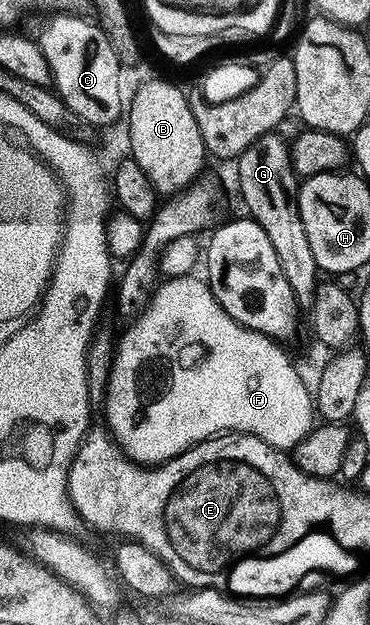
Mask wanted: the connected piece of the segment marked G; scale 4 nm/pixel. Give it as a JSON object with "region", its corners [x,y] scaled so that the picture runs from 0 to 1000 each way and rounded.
{"region":[[[735,210],[692,221],[692,227],[643,250],[643,314],[676,338],[668,339],[673,350],[689,352],[703,368],[724,374],[724,387],[735,387],[735,400],[746,400],[746,413],[757,413],[757,432],[768,432],[768,445],[778,445],[778,458],[789,458],[795,482],[808,494],[835,496],[854,458],[865,453],[865,430],[854,413],[843,413],[843,394],[832,374],[822,374],[822,355],[811,355],[811,285],[795,277],[784,258],[784,232],[751,216],[749,210]]]}

